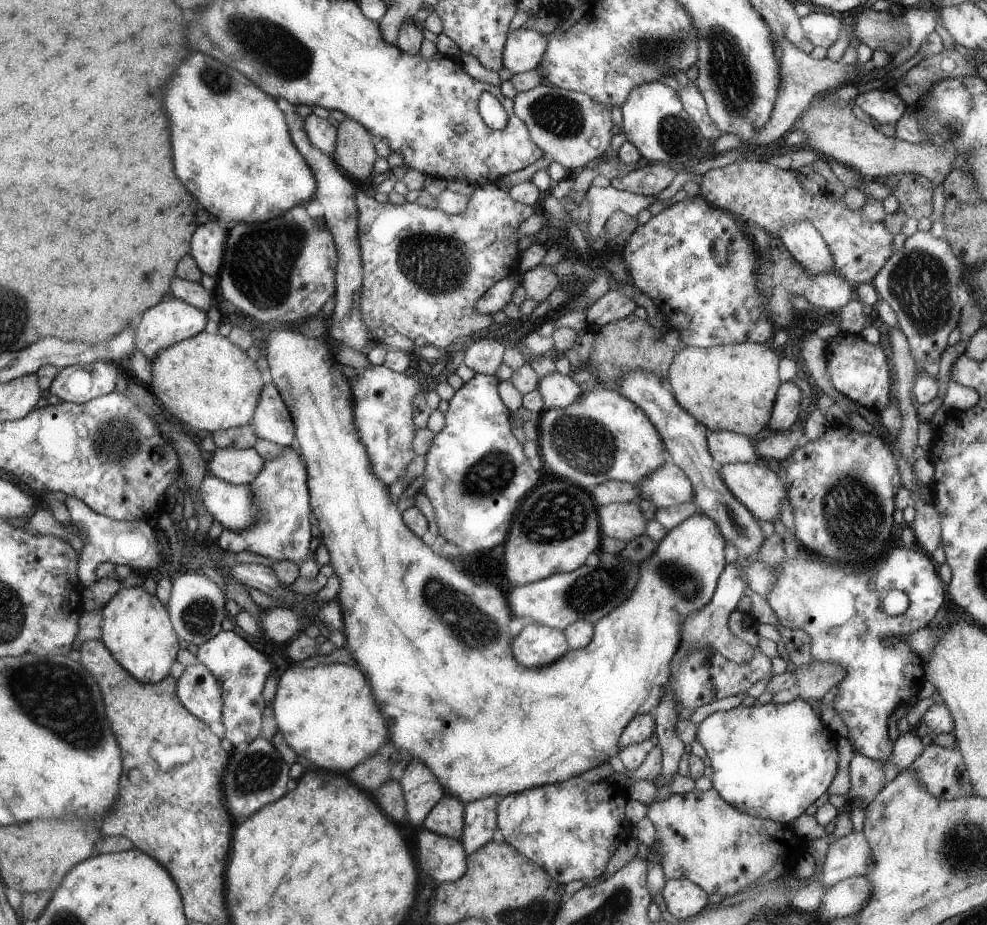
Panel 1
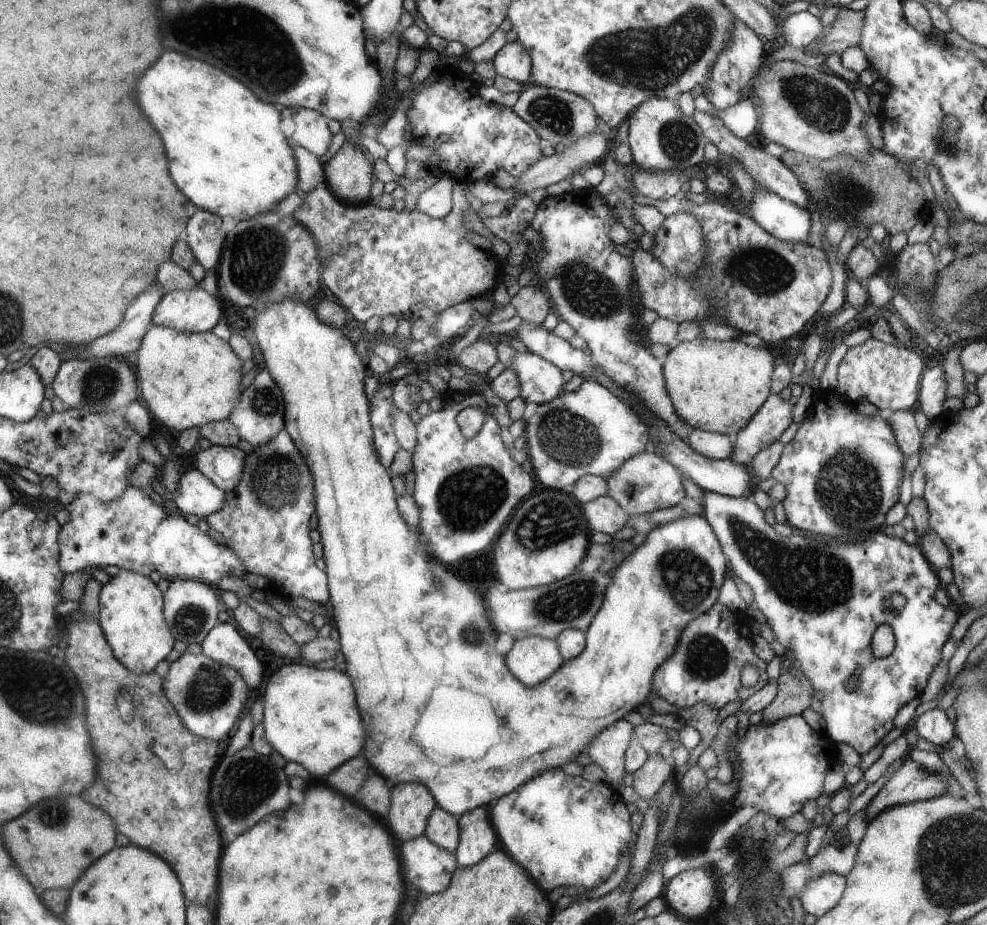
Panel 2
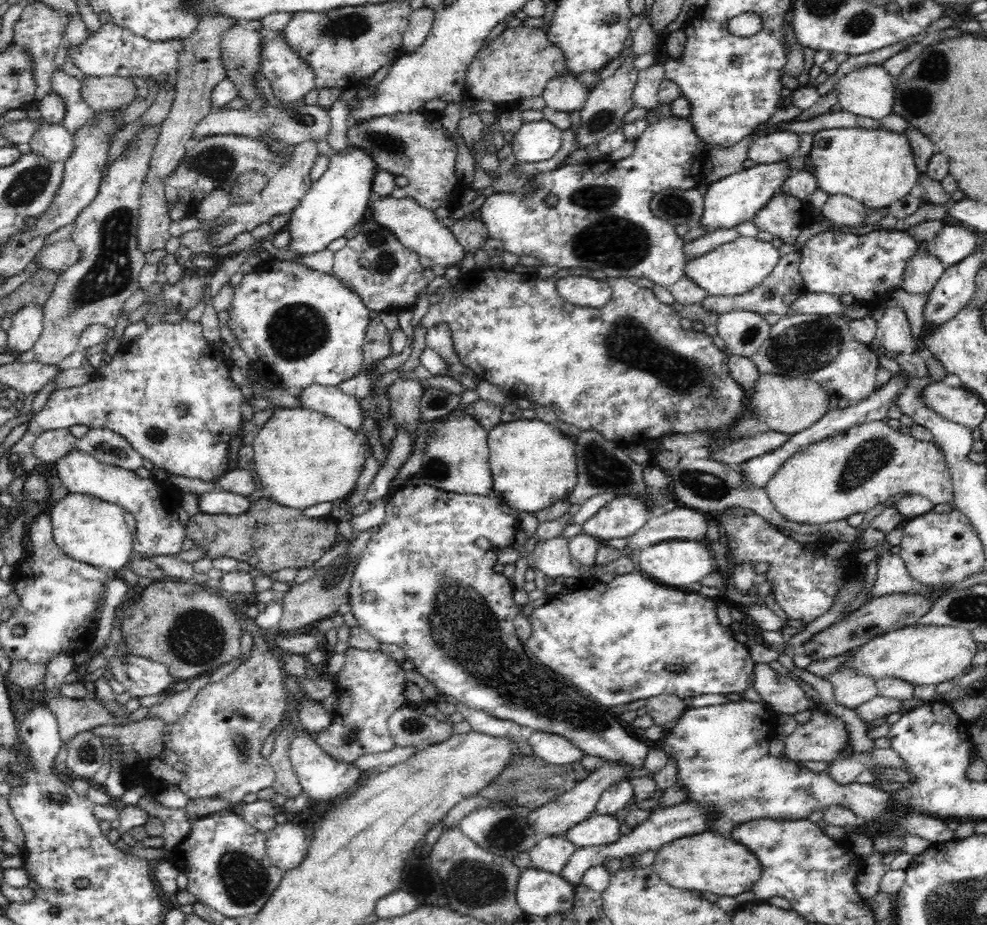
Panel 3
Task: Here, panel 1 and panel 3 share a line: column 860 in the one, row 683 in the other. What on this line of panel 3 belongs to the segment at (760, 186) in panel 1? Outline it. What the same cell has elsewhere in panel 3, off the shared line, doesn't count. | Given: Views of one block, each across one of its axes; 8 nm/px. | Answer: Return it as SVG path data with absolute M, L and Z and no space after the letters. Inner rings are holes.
M244 608L236 611L238 621L249 631L253 638L251 655L247 661L240 664L227 677L209 682L195 695L190 708L178 722L166 722L164 726L164 745L182 756L182 762L186 762L190 768L184 774L184 780L177 784L178 788L188 798L202 798L202 796L222 796L232 802L232 807L237 805L246 794L256 794L264 788L274 786L276 771L272 768L266 757L260 756L260 748L263 742L277 726L287 719L285 689L286 674L282 669L280 659L276 659L269 648L268 638L262 632L255 620L248 618Z

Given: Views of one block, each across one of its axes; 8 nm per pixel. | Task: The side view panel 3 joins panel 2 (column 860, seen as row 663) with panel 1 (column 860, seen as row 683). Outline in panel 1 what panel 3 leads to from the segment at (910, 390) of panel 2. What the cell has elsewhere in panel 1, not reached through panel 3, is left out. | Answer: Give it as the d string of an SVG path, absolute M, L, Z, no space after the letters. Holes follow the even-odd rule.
M839 332L835 338L826 342L826 370L830 376L830 382L836 392L857 406L880 413L890 405L890 388L892 388L892 372L888 368L888 358L882 350L880 343L872 344L865 341L859 334Z

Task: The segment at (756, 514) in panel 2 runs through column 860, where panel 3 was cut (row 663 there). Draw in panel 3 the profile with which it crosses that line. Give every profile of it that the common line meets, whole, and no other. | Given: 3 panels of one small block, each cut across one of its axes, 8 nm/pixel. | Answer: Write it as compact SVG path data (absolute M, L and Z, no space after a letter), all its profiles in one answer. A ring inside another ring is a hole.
M639 570L631 571L630 573L616 575L610 584L592 584L585 586L578 584L576 587L564 587L558 594L550 597L542 604L535 605L534 610L529 614L529 621L532 625L530 638L525 642L526 652L536 659L537 662L543 664L557 678L563 680L570 686L578 688L586 698L596 700L604 706L618 706L634 702L640 698L650 698L658 696L658 694L673 694L678 698L686 698L686 696L695 697L698 694L736 694L736 692L744 692L748 688L752 688L755 682L755 662L750 656L748 647L742 646L740 642L734 640L730 628L720 626L719 617L716 612L716 598L704 598L700 594L686 594L680 590L672 590L672 587L656 586L656 583L650 582L648 577L645 577ZM670 666L682 666L684 671L672 672Z

